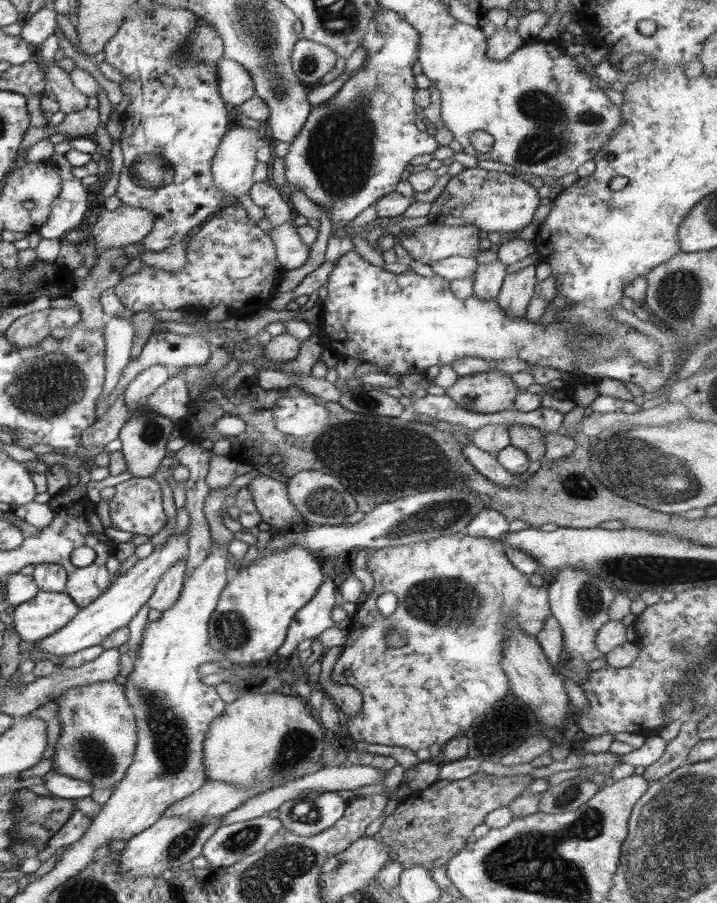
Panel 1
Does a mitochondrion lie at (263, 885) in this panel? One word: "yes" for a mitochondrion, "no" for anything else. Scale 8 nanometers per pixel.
yes

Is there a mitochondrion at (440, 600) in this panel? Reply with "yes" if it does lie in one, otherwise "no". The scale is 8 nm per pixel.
yes

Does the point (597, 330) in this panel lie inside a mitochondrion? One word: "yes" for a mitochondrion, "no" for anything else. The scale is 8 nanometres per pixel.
no

